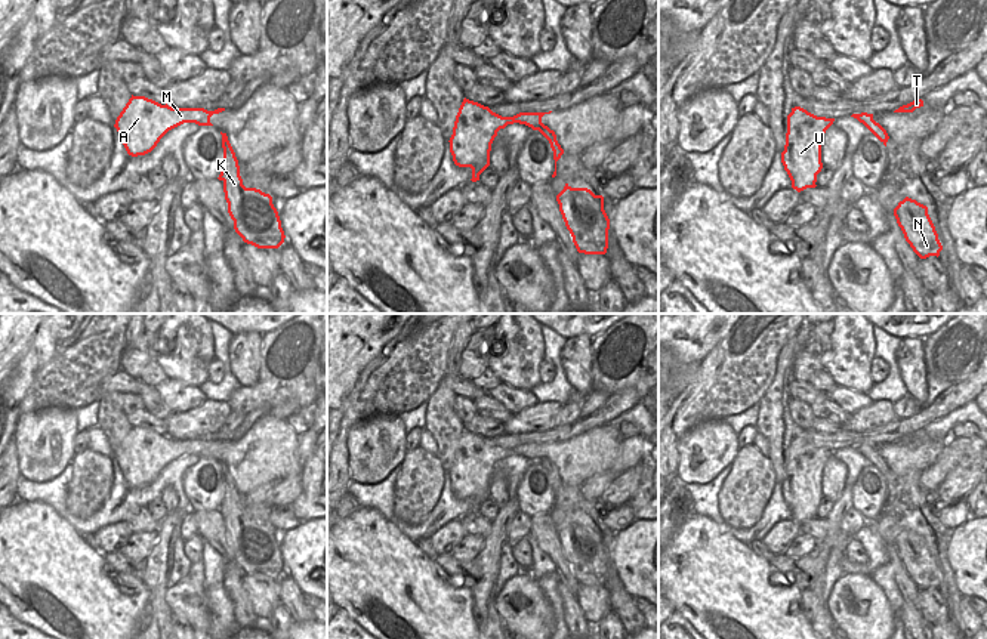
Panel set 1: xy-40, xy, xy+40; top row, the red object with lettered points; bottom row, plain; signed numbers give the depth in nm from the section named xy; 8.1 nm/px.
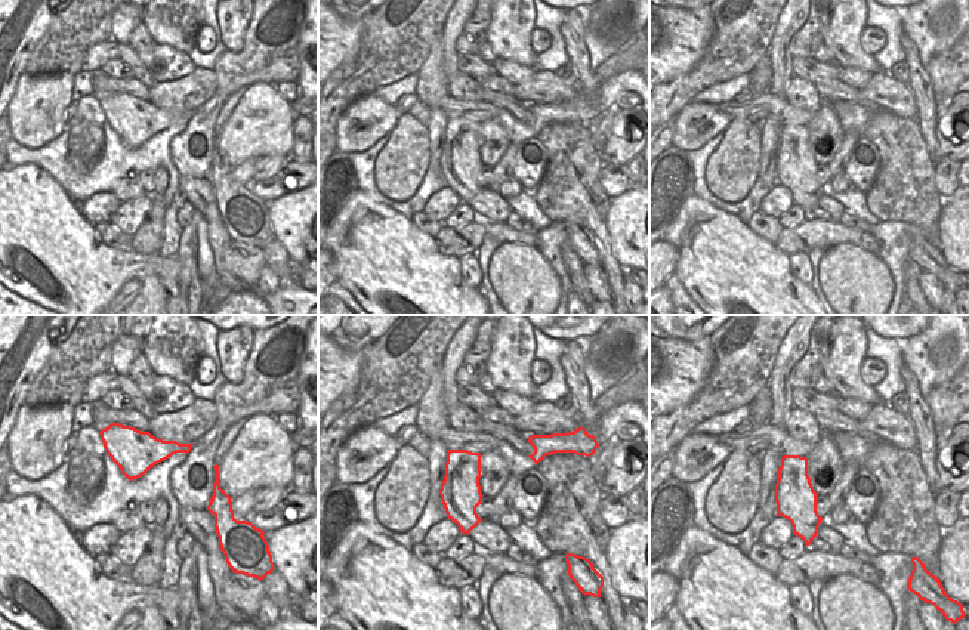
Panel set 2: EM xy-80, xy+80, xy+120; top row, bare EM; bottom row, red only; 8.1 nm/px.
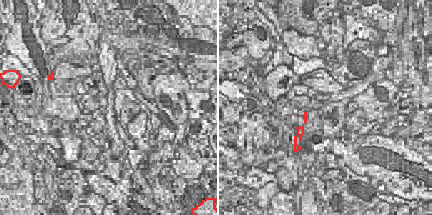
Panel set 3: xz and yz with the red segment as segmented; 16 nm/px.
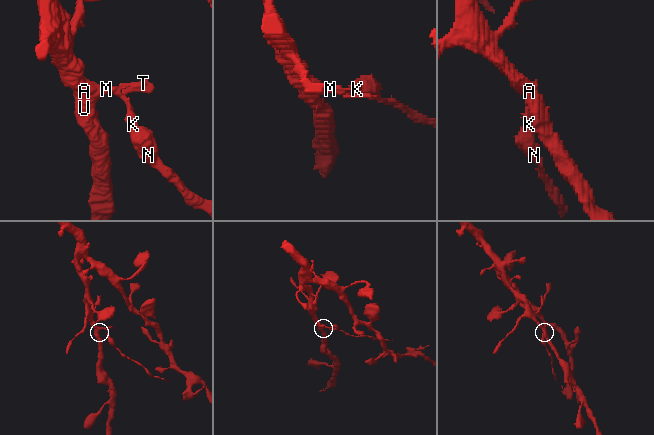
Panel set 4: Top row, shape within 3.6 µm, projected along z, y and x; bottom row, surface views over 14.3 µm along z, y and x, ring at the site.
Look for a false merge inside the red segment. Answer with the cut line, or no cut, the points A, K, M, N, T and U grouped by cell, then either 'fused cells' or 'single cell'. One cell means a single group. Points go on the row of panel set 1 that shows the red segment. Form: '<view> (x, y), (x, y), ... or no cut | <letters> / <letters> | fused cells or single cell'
xy (555, 136), (549, 142) | A M T U / K N | fused cells

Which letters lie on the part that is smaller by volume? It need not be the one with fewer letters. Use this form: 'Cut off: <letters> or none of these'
Cut off: K, N

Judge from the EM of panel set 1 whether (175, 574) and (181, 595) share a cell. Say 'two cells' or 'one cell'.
two cells

